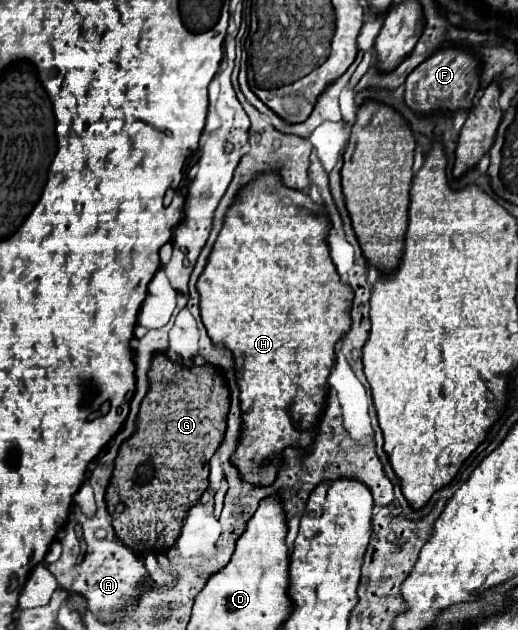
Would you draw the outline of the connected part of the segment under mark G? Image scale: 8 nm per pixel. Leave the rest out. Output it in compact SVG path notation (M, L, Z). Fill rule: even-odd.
M154 353L148 381L150 387L140 403L136 433L120 445L114 473L106 491L116 535L138 553L142 553L144 547L168 549L180 535L182 519L208 487L208 461L224 437L226 415L230 409L230 391L222 371L206 361L184 367L180 361L172 361L166 353Z

